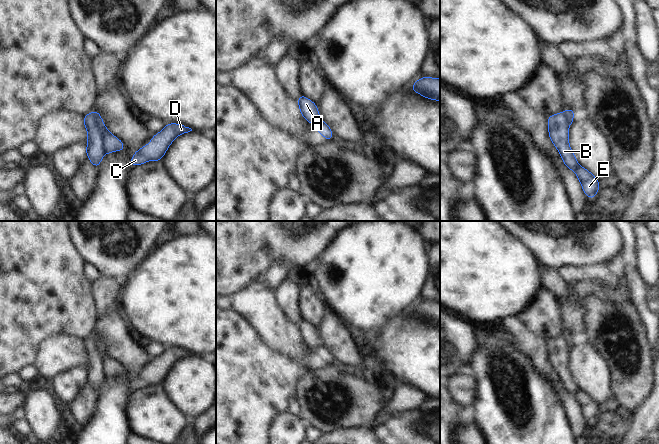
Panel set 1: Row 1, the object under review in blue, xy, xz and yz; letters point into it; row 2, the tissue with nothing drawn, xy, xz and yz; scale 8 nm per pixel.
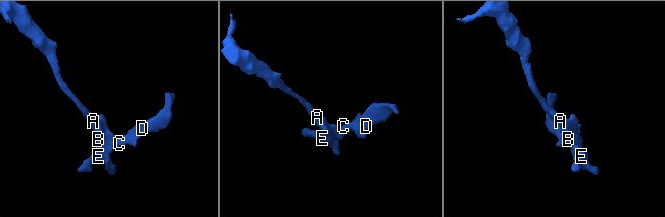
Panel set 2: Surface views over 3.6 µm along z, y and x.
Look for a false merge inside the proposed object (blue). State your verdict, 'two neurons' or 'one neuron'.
two neurons

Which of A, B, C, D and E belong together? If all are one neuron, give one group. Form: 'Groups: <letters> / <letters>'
Groups: A B / C D E.

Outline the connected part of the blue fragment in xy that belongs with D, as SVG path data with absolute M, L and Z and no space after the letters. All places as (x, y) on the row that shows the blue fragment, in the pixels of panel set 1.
M166 124L160 132L152 136L148 144L135 151L129 163L135 167L150 160L161 161L175 138L190 131L192 129L183 124Z

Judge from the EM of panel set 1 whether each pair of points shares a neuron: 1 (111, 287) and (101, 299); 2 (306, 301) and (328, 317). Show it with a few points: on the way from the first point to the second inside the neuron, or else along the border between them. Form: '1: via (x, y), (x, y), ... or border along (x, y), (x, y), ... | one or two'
1: via (108, 290), (104, 296) | one
2: border along (325, 309), (322, 318), (314, 325) | two

